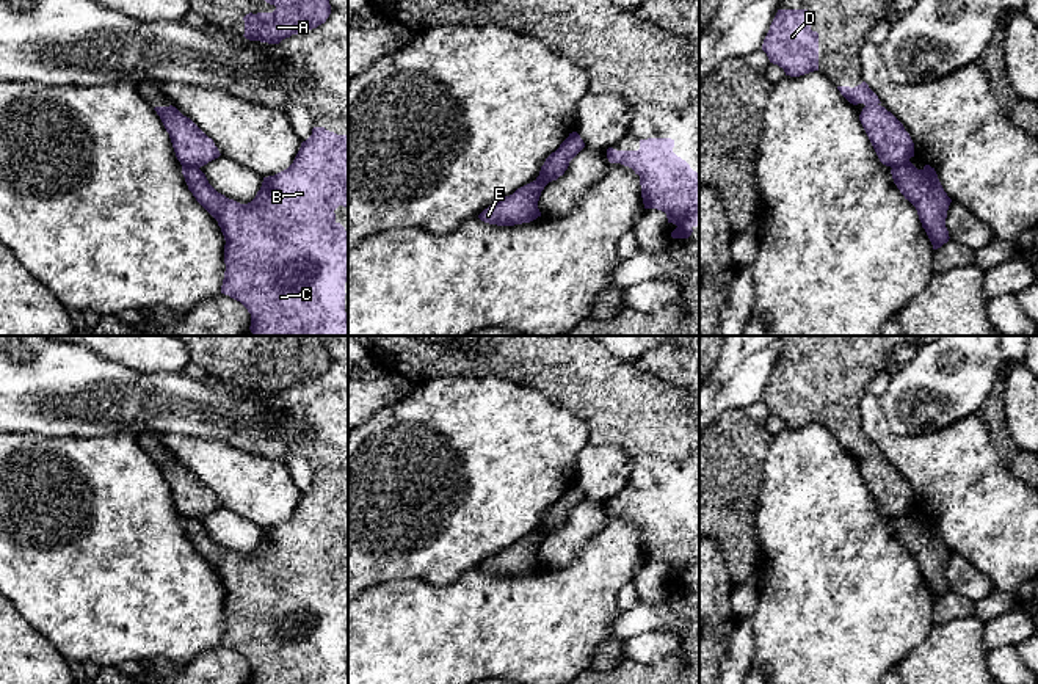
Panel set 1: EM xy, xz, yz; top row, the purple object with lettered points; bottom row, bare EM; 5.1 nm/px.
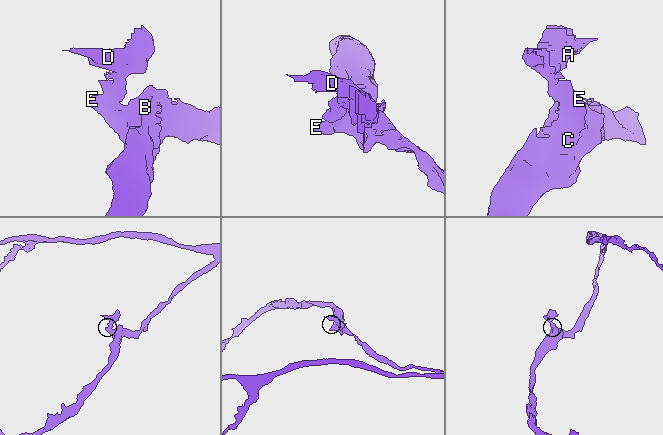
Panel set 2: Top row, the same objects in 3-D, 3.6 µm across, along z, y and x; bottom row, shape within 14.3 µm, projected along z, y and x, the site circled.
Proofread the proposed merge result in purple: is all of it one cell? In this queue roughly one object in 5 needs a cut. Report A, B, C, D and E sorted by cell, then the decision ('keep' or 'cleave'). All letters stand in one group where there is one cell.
A D / B C E | cleave

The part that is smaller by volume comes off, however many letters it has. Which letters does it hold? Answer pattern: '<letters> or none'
A, D

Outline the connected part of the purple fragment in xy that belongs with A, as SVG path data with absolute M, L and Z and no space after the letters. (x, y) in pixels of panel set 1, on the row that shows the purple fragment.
M265 0L274 5L273 13L246 14L245 38L279 44L292 35L303 35L325 24L331 14L329 0Z

